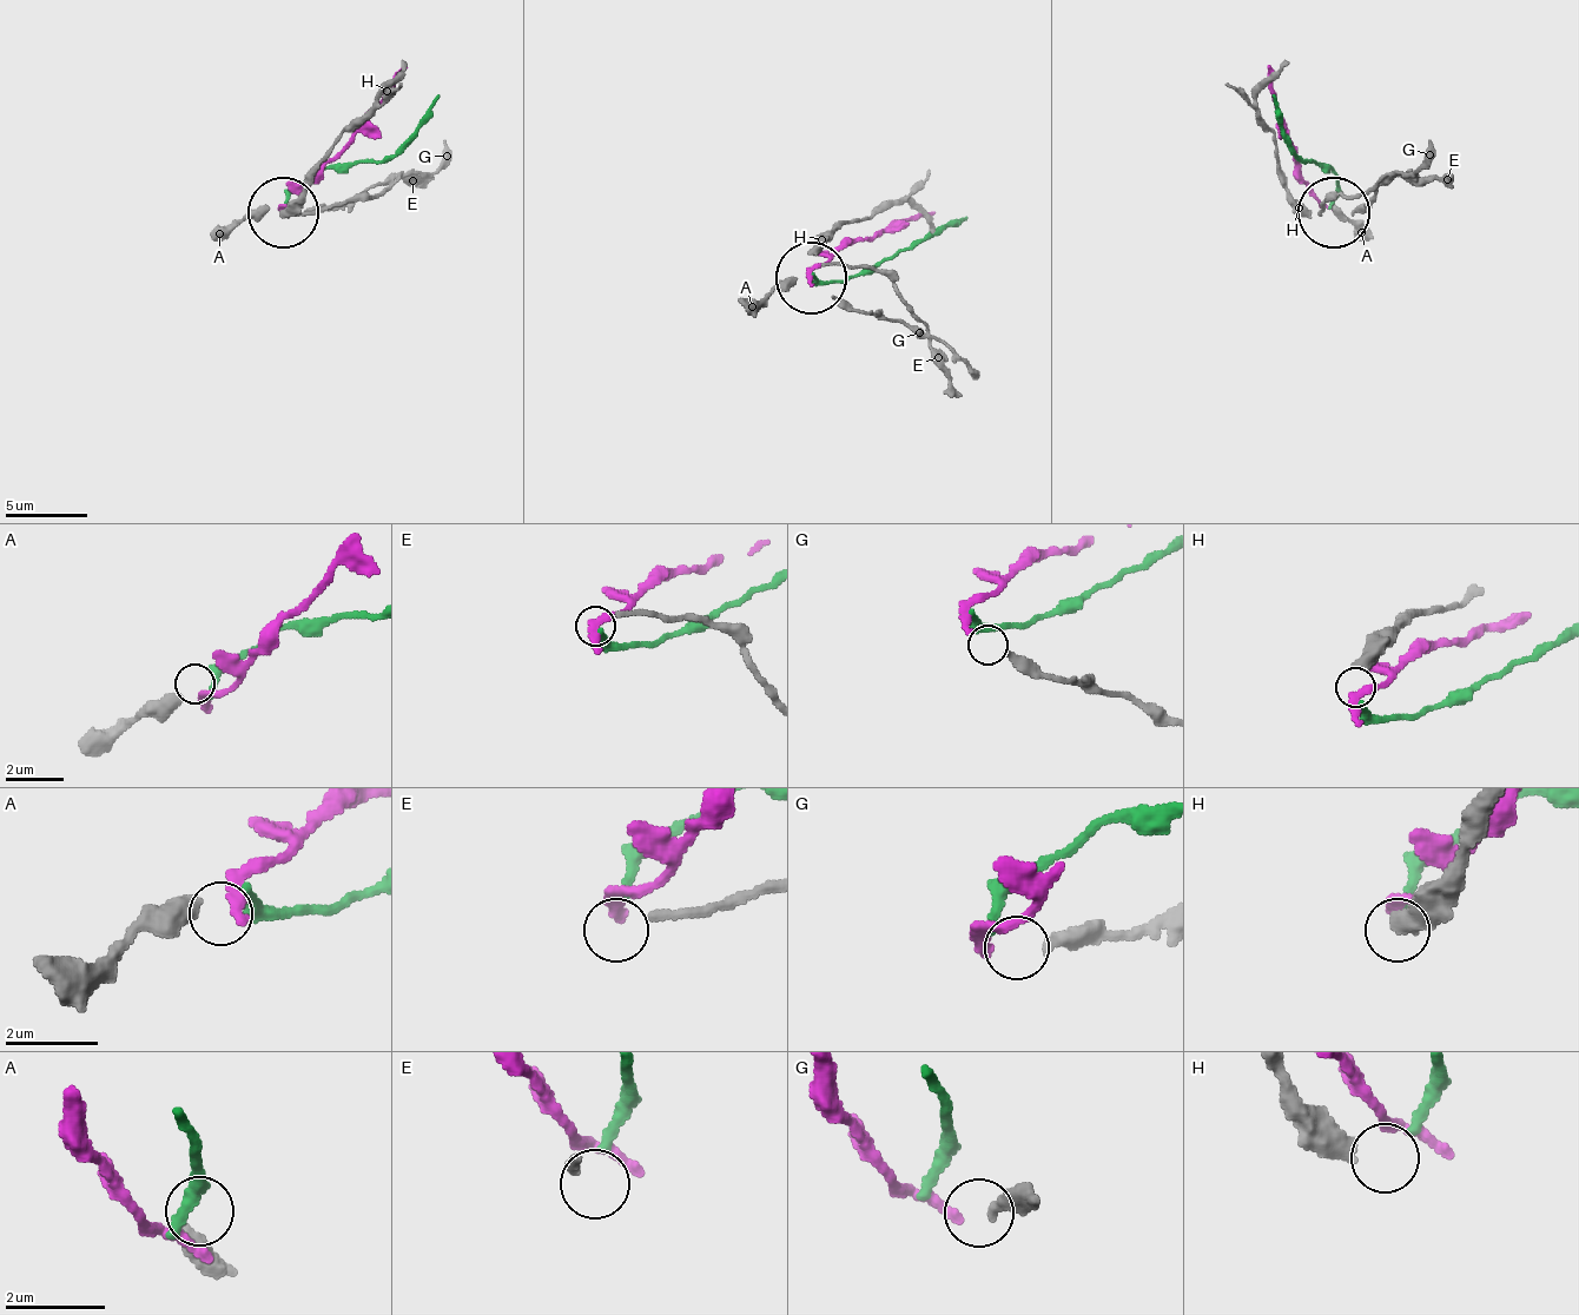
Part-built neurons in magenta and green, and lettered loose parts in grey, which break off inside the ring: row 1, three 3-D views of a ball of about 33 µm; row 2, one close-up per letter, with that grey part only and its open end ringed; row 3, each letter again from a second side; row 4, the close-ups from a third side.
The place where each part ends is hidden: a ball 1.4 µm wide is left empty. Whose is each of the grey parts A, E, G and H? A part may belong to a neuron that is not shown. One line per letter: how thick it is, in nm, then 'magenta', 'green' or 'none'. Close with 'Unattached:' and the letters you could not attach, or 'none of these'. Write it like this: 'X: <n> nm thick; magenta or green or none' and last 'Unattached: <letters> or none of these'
A: 440 nm thick; none
E: 170 nm thick; none
G: 320 nm thick; magenta
H: 480 nm thick; green
Unattached: A, E

